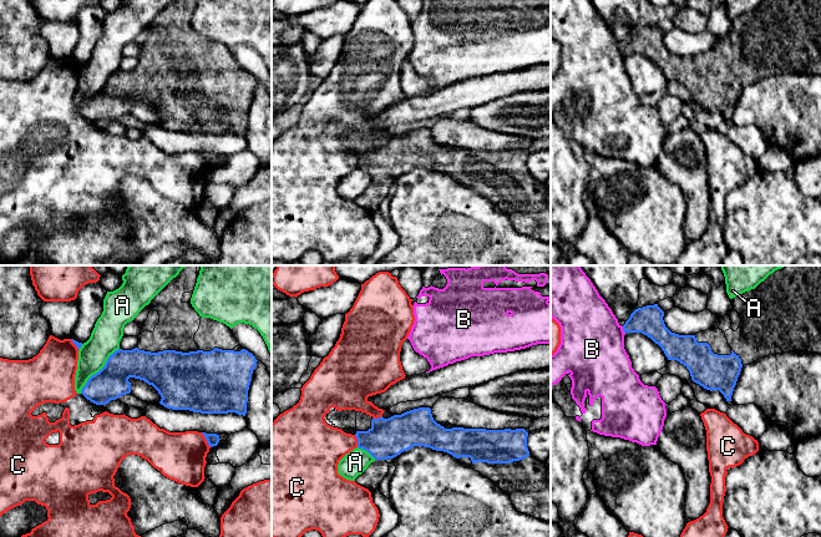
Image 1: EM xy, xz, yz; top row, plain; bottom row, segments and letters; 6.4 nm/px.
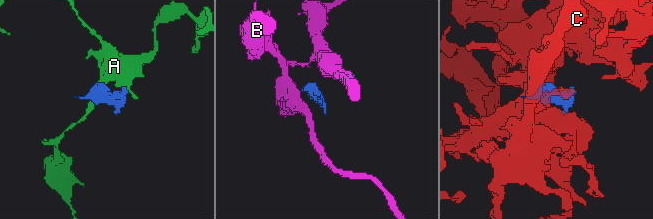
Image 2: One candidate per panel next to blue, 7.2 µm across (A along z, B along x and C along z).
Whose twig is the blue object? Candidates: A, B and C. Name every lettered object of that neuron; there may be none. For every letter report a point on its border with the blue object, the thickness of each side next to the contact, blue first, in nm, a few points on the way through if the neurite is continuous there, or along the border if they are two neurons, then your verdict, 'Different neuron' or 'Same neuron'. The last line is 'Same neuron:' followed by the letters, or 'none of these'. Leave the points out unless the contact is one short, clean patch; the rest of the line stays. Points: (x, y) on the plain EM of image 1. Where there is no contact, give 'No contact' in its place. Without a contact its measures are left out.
A: Touches blue at xy (99, 92). Thickness 220 nm (blue) against 190 nm. Different neuron
B: Touches blue at yz (623, 50). Thickness 190 nm (blue) against 420 nm. Boundary: yz (622, 47), (626, 54). Different neuron
C: Touches blue at xy (206, 160). Thickness 80 nm (blue) against 320 nm. Different neuron
Same neuron: none of these

